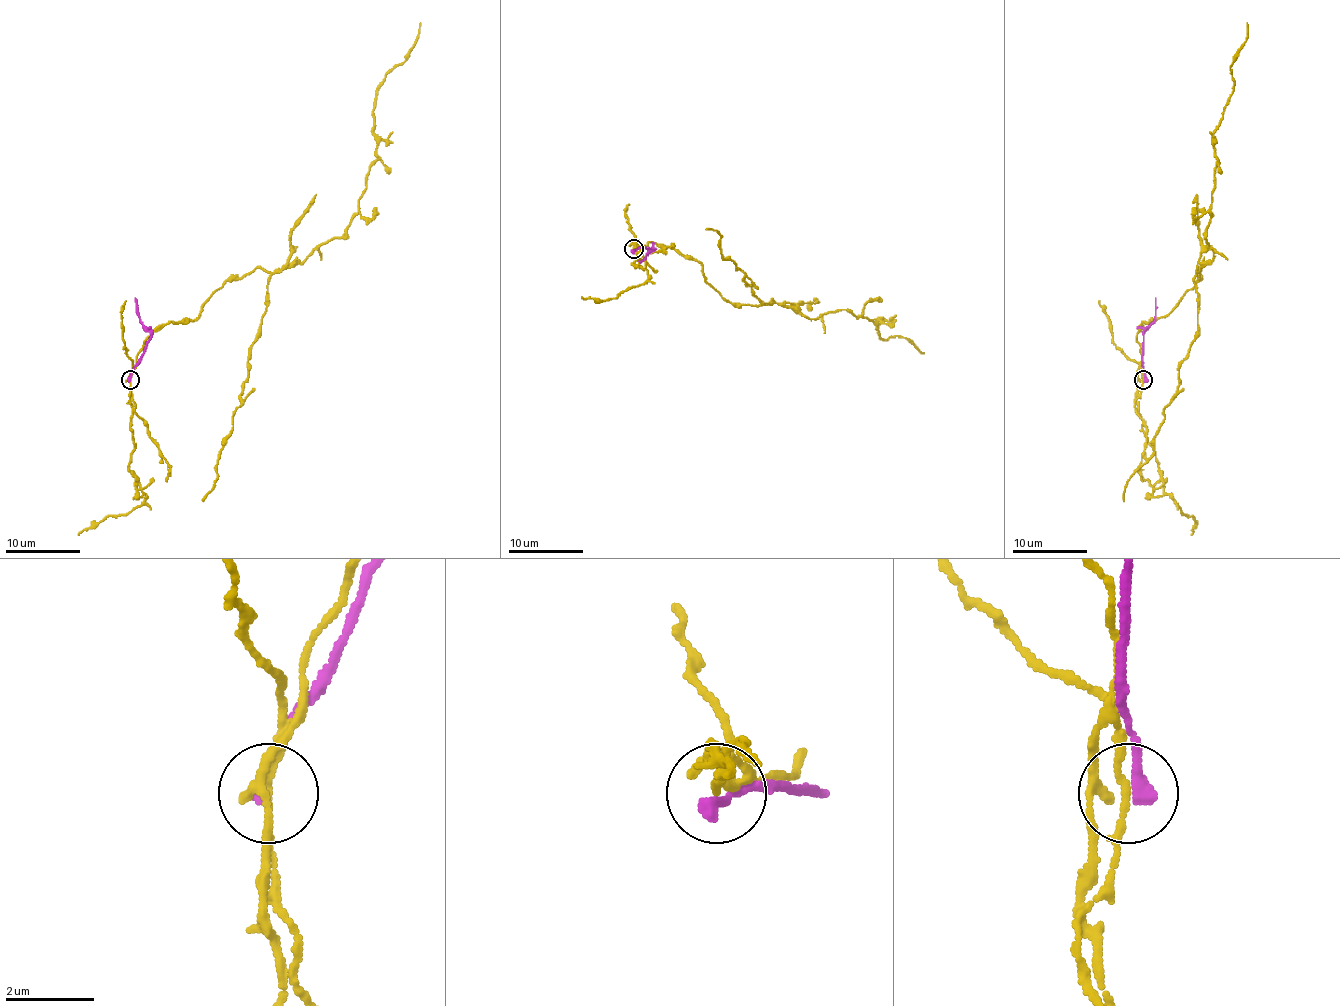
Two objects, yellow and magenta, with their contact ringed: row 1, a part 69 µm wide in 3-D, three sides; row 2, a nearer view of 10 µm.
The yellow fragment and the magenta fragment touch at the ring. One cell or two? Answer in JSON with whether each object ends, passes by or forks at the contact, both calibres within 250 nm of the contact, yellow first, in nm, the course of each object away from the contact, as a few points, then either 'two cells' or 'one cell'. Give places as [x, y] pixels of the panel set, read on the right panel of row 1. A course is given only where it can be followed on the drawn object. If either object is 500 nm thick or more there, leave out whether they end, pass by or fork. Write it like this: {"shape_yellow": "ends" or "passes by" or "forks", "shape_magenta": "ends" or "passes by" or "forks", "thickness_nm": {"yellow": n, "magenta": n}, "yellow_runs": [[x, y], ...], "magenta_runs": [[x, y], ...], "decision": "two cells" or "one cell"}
{"shape_yellow": "passes by", "shape_magenta": "ends", "thickness_nm": {"yellow": 140, "magenta": 360}, "yellow_runs": [[1143, 380], [1141, 324], [1173, 307], [1212, 261], [1204, 238], [1214, 132], [1247, 22]], "magenta_runs": [[1145, 380], [1143, 335], [1154, 320], [1156, 298]], "decision": "two cells"}

